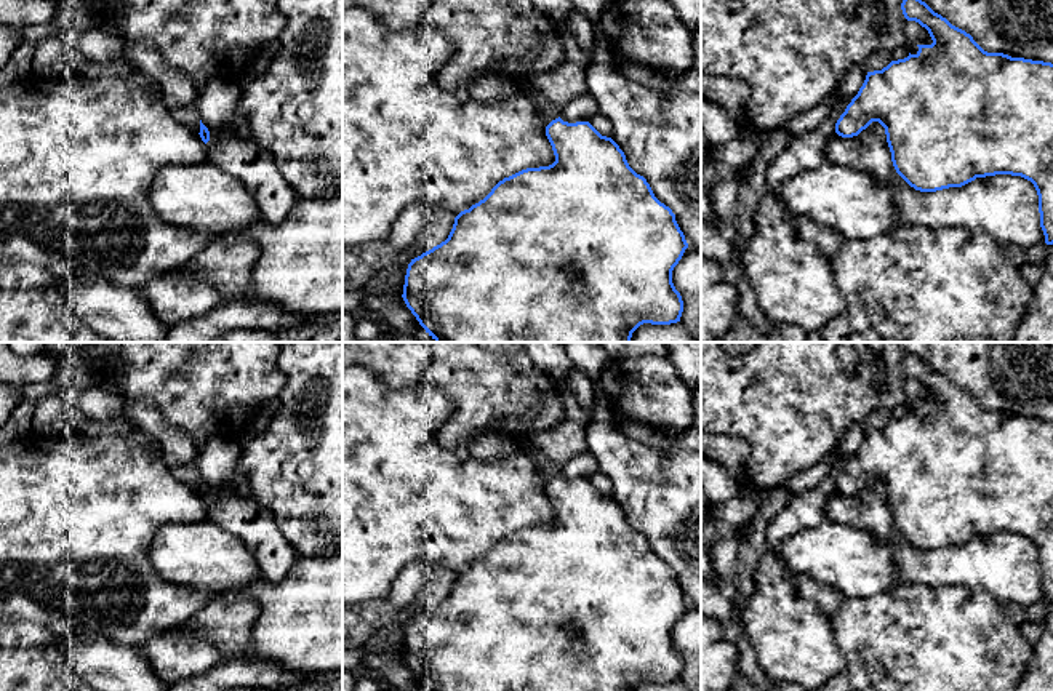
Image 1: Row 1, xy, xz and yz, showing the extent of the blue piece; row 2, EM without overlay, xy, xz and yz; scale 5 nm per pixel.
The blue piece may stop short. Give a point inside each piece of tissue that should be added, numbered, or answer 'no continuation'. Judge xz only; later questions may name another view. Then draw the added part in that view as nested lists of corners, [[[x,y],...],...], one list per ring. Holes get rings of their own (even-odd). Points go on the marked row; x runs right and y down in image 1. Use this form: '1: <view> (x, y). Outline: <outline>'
no continuation

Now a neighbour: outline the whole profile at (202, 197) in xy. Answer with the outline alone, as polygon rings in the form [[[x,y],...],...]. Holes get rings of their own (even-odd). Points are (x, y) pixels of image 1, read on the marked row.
[[[210,160],[160,166],[149,202],[162,222],[216,237],[238,234],[261,219],[242,181]]]

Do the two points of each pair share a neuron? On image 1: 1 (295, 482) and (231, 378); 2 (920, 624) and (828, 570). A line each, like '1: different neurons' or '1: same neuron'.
1: different neurons
2: different neurons

